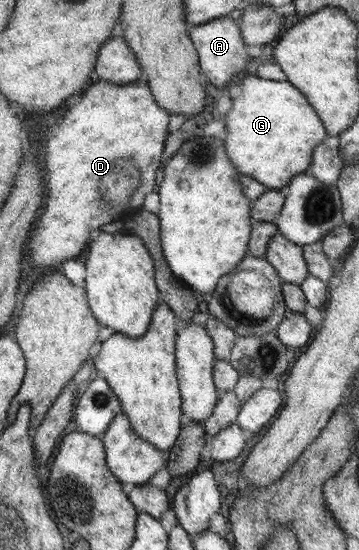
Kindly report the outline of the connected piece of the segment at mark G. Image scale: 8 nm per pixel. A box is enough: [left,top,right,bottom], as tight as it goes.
[226,77,327,191]

